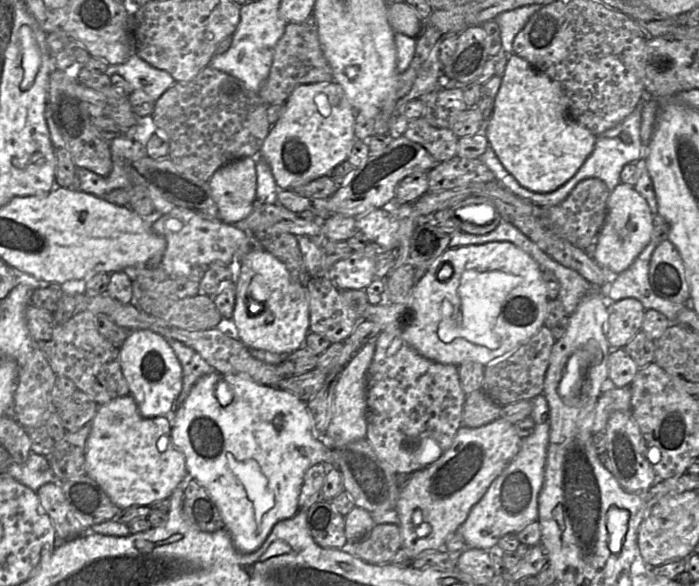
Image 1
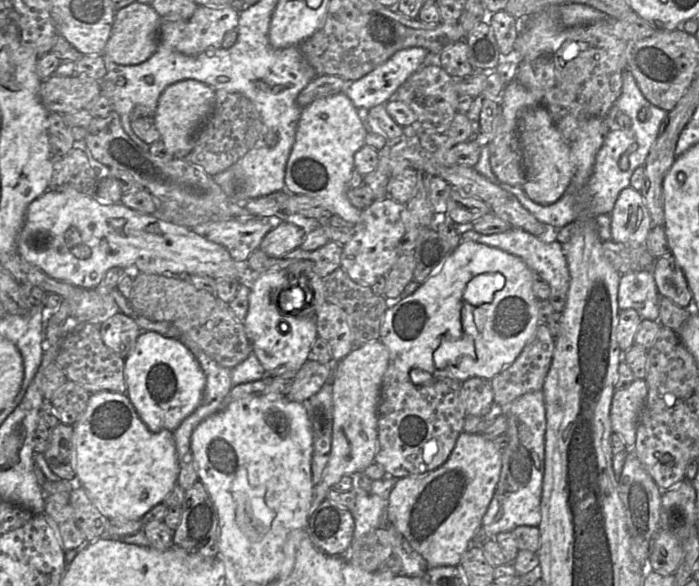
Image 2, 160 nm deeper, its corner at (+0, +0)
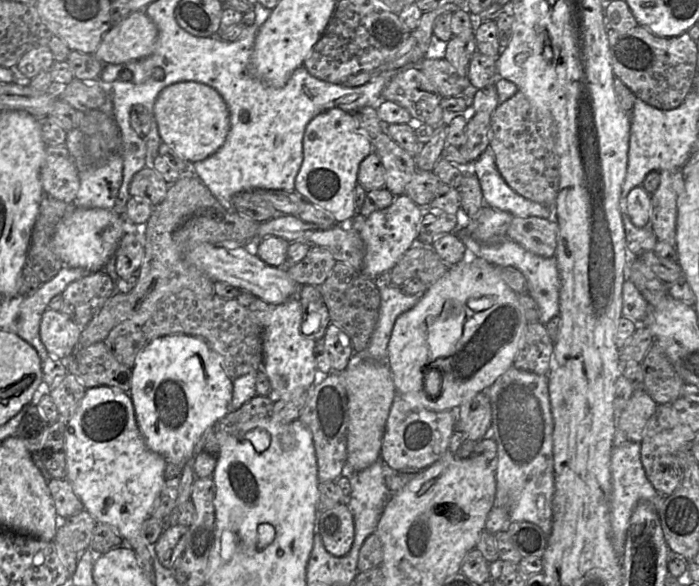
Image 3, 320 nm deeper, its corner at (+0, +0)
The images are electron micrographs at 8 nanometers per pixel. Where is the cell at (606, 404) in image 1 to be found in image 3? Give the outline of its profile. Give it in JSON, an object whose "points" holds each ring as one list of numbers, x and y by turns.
{"points":[[645,390,634,391,626,407,618,415,617,427,627,434,631,442,640,443,658,405]]}

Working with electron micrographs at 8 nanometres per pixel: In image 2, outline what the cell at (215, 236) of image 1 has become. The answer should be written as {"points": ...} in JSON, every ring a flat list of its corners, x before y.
{"points":[[253,217,244,221,219,220,199,224,192,230,209,241,224,246,233,260,246,261,259,248,263,237,282,220]]}

